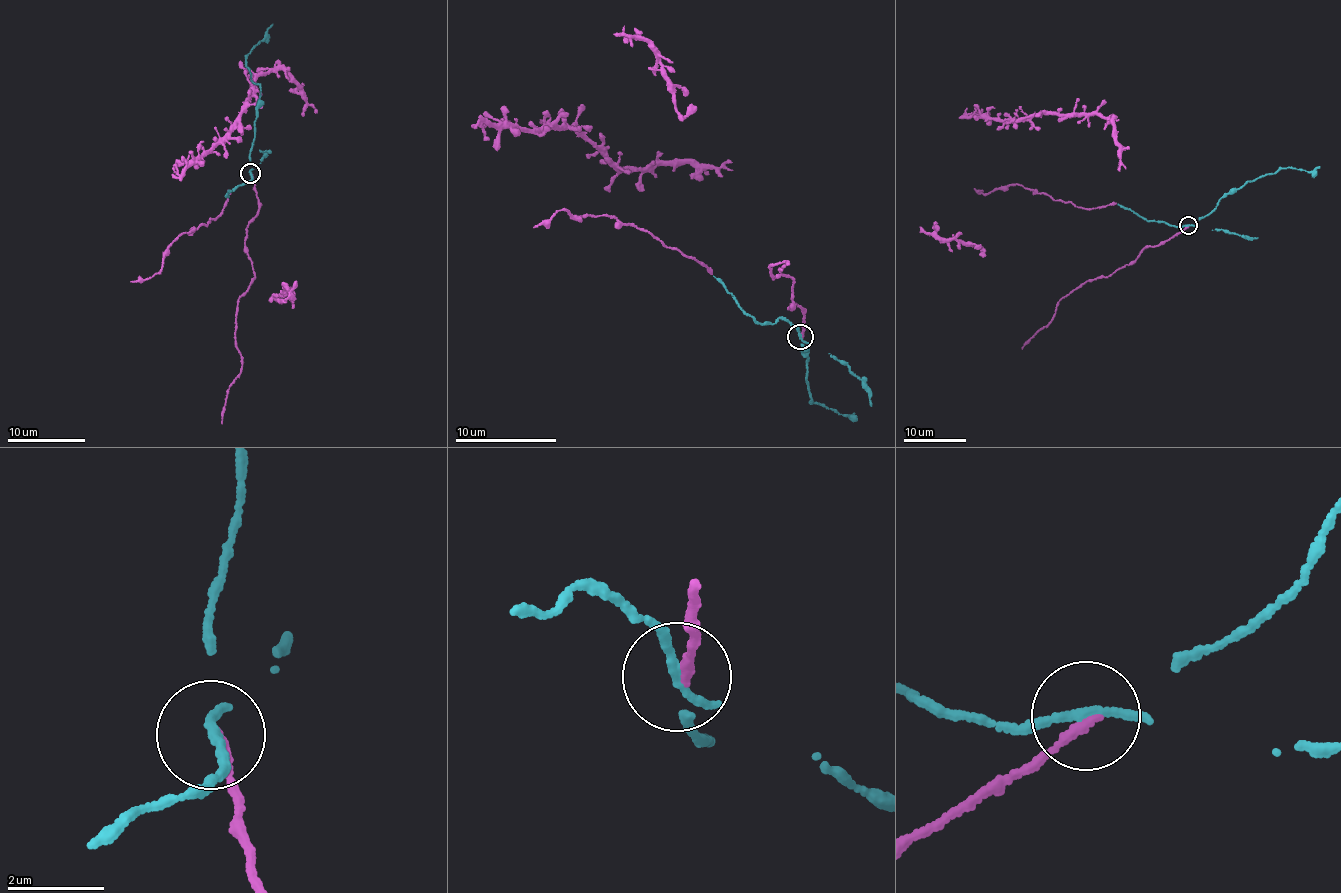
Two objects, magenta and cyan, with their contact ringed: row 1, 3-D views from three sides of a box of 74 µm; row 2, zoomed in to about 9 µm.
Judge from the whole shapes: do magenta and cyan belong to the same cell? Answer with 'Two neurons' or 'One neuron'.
One neuron

